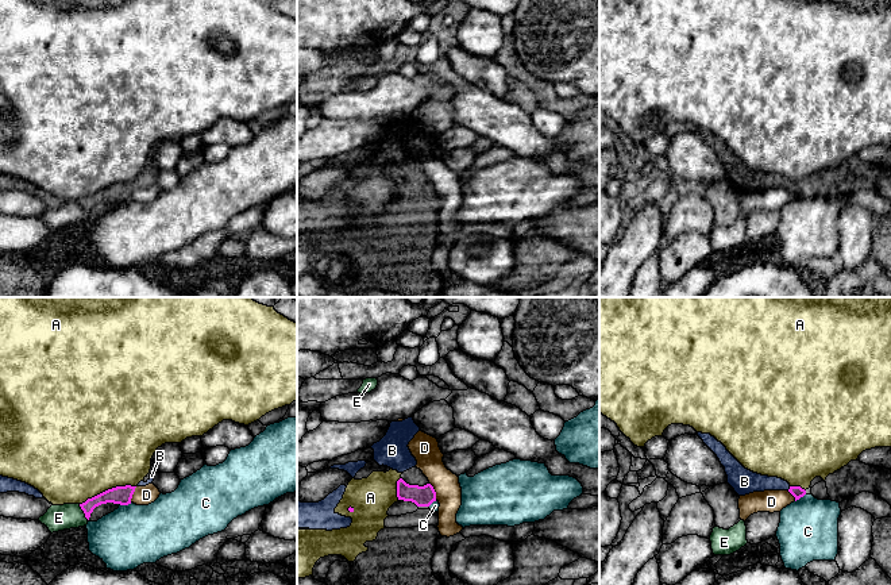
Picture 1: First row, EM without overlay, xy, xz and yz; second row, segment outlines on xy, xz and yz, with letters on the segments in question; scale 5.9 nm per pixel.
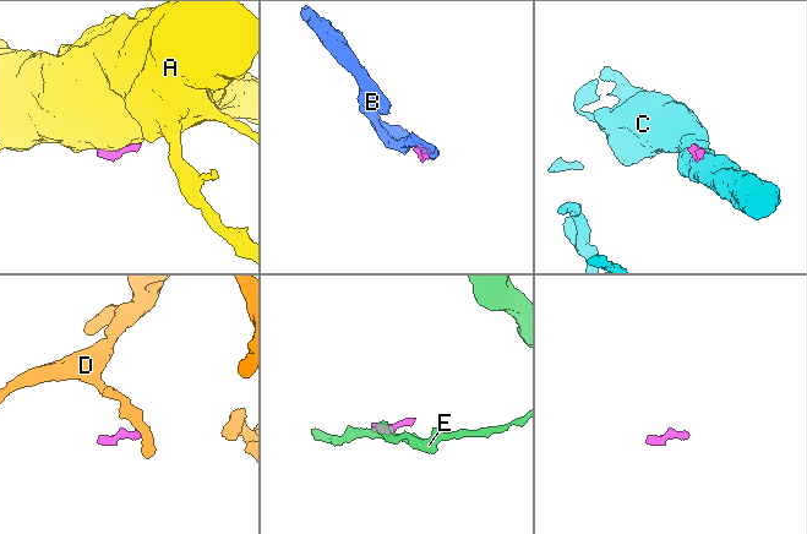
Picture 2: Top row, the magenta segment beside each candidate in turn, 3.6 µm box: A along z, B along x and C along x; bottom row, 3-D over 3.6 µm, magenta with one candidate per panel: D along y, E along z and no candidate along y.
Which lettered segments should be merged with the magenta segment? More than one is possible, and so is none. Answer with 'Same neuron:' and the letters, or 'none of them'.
Same neuron: B

